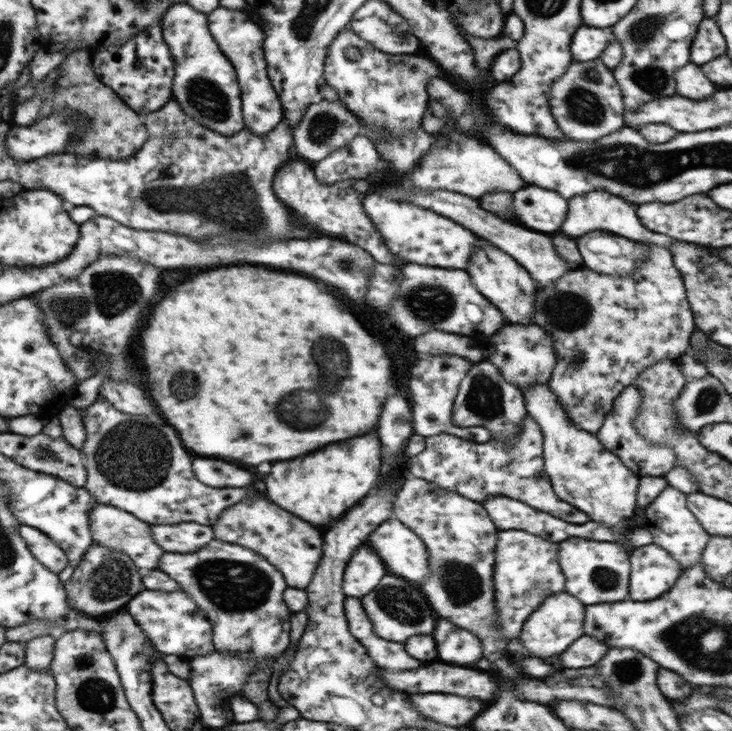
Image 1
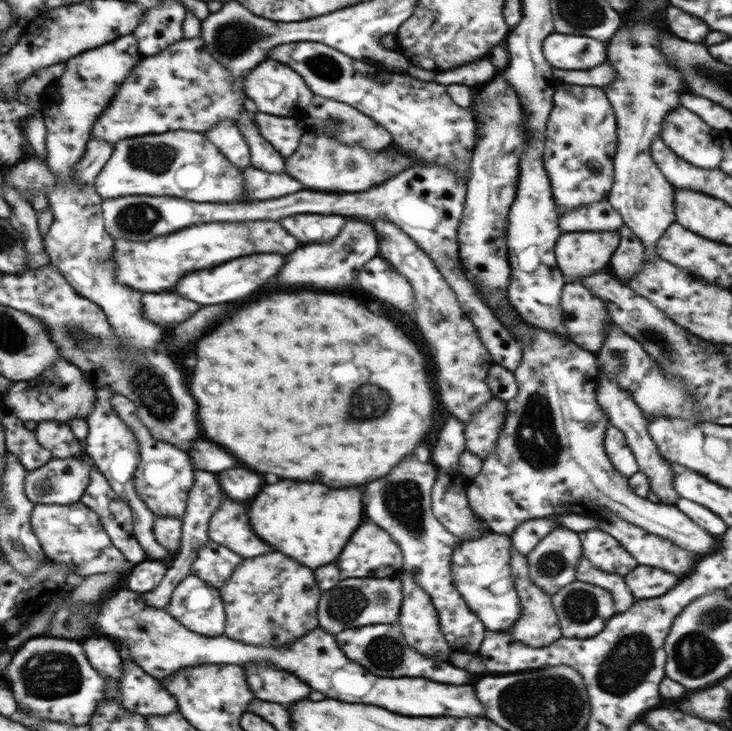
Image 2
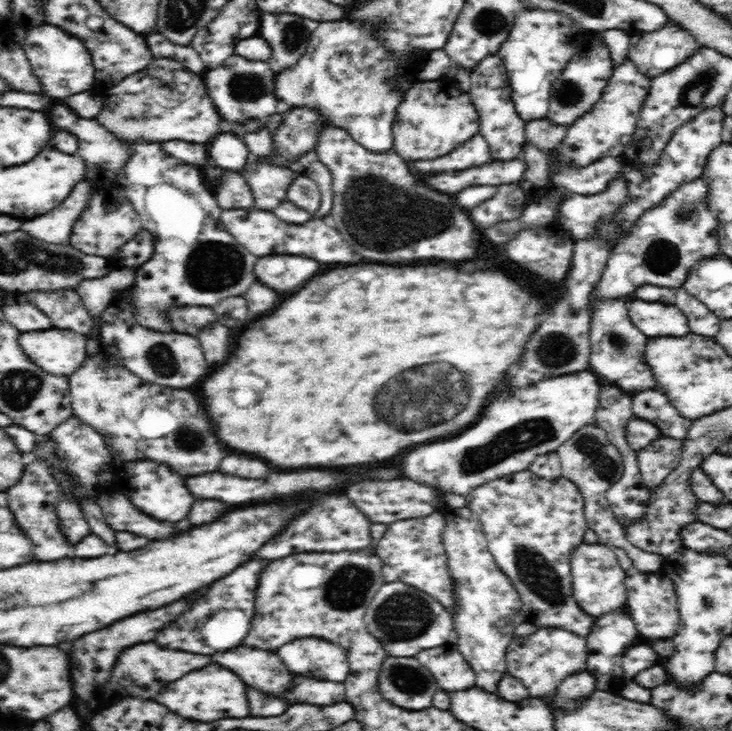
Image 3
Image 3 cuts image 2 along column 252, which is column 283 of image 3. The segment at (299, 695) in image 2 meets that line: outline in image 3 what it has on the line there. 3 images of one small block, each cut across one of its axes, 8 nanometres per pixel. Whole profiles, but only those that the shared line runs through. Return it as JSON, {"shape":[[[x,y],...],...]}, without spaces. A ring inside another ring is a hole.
{"shape":[[[242,644],[234,650],[212,654],[210,658],[224,668],[234,670],[248,686],[276,698],[280,698],[280,694],[292,686],[292,672],[286,670],[274,652]]]}

